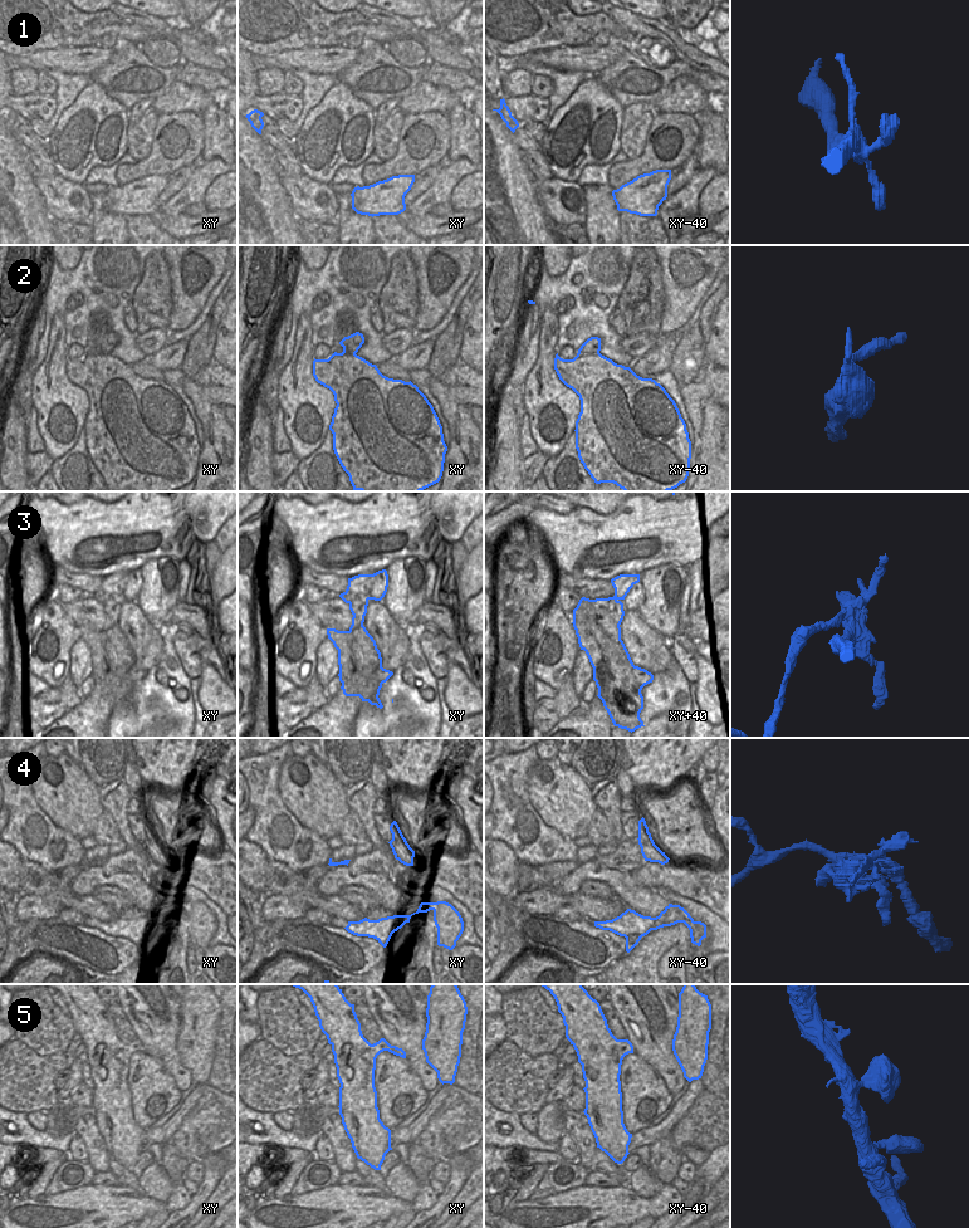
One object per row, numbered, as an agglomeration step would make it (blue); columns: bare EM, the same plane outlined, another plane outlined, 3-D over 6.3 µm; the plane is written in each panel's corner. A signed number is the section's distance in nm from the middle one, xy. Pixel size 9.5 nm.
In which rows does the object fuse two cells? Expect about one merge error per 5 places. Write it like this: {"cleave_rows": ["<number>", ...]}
{"cleave_rows": ["3"]}

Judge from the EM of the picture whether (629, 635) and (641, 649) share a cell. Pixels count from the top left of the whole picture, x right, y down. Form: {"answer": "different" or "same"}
{"answer": "different"}

